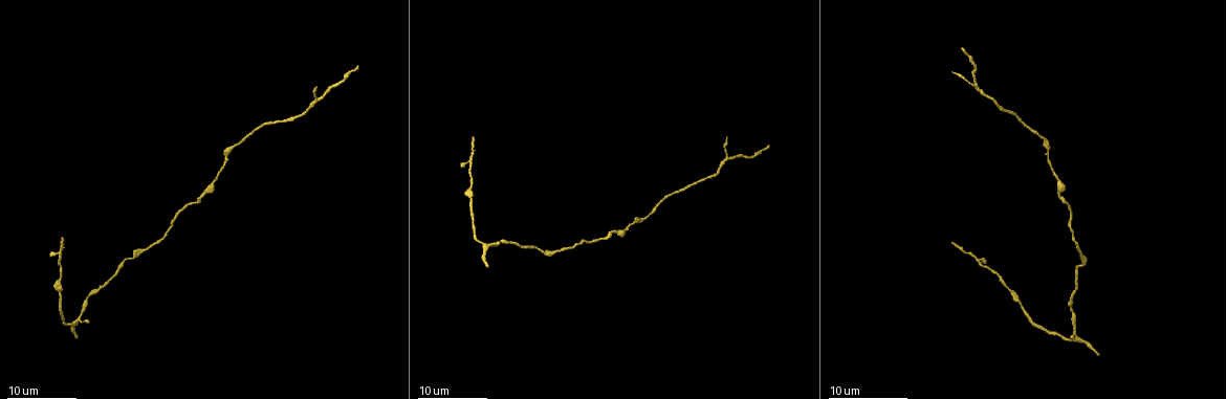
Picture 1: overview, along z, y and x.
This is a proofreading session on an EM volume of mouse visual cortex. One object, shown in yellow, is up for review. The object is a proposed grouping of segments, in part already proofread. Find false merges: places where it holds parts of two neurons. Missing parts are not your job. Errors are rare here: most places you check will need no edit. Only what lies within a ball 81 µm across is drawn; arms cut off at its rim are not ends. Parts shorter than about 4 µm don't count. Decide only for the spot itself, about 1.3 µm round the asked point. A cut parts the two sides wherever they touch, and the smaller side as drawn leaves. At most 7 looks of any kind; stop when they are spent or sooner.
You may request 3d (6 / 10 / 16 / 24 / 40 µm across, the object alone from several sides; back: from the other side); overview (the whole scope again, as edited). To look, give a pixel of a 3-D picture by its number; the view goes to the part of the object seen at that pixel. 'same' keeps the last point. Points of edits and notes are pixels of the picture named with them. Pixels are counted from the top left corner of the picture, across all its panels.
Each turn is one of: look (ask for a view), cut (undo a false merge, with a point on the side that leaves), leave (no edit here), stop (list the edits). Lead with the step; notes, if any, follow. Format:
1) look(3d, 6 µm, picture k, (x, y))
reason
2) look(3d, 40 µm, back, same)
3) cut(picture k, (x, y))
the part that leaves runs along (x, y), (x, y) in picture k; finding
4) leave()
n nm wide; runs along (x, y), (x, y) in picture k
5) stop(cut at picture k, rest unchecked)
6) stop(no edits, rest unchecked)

look(3d, 24 µm, picture 1, (82, 317))
three-way junction

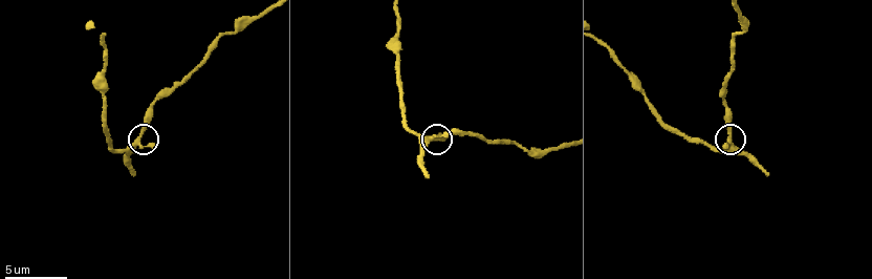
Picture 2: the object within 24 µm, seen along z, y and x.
look(3d, 10 µm, picture 2, (140, 136))

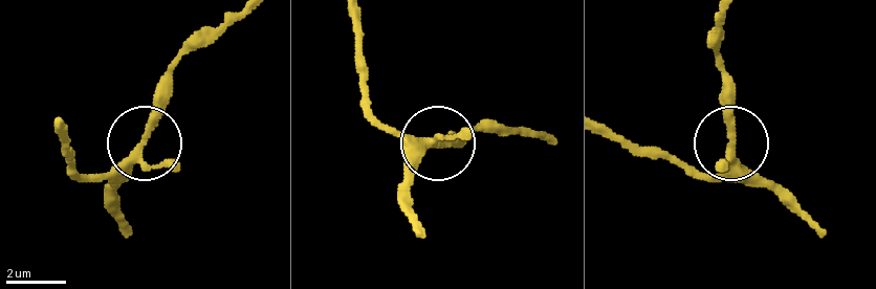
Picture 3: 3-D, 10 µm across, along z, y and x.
leave()
runs along (531, 132), (479, 130), (445, 145), (418, 145), (384, 130) in picture 3; continuous, no second neuron

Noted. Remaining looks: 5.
look(3d, 10 µm, picture 2, (725, 84))
thick turns thin

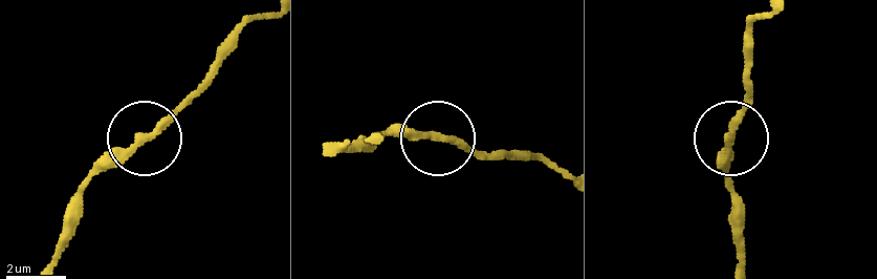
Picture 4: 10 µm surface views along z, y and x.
leave()
continuous, no second neuron

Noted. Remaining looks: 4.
look(3d, 10 µm, picture 2, (100, 74))
thick turns thin

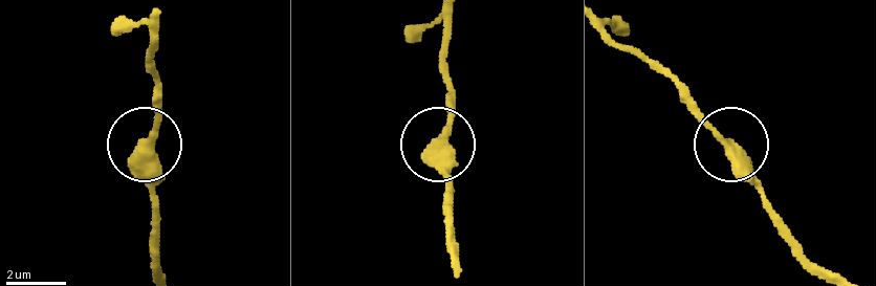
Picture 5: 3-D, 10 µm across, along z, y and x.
leave()
runs along (456, 245), (449, 160), (436, 142), (449, 117), (449, 75) in picture 5; continuous, no second neuron

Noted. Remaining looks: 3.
look(3d, 16 µm, picture 2, (107, 138))
narrows sharply

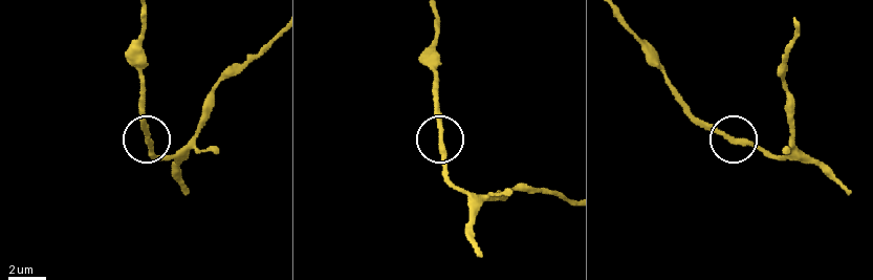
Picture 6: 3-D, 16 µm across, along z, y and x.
leave()
runs along (274, 35), (171, 155), (155, 155), (143, 102) in picture 6; all the same neuron

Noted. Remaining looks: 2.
stop(no edits, rest unchecked)

